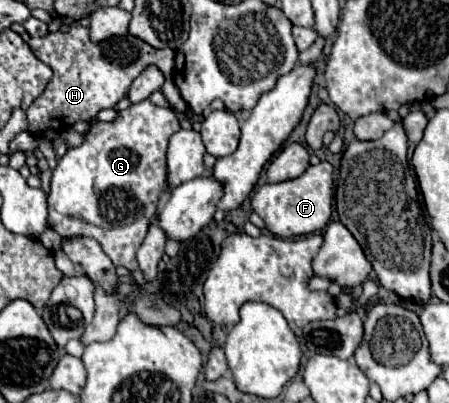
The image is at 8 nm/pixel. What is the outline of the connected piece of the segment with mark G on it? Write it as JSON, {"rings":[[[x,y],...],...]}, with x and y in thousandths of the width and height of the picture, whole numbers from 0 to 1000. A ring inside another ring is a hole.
{"rings":[[[332,248],[287,263],[265,278],[247,303],[212,308],[189,347],[154,367],[131,397],[114,442],[114,476],[105,486],[109,506],[109,556],[131,586],[203,586],[212,591],[229,625],[247,640],[256,660],[278,660],[283,670],[305,670],[305,620],[323,596],[327,566],[350,526],[350,501],[372,471],[372,352],[385,328],[399,323],[399,298],[385,273],[354,268]]]}

